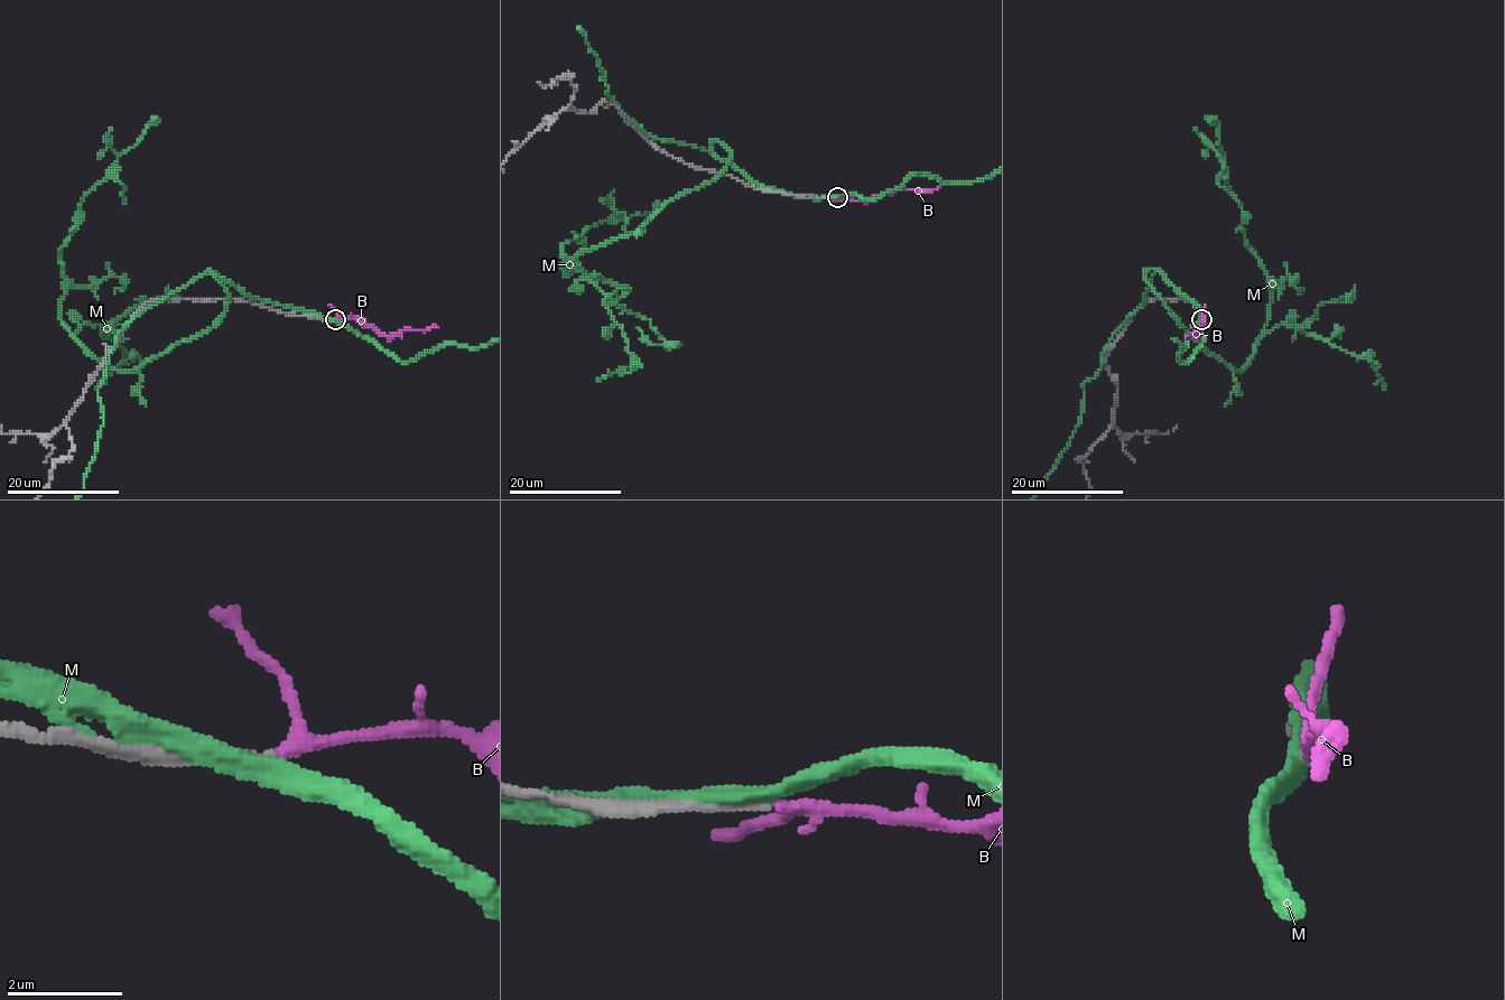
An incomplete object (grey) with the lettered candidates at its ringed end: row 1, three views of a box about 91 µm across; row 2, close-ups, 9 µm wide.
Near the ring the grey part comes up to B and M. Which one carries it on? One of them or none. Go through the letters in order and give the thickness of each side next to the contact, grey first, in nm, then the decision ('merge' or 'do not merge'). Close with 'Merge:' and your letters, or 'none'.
B: calibres 200 and 200 nm; merge
M: calibres 240 and 320 nm; do not merge
Merge: B

